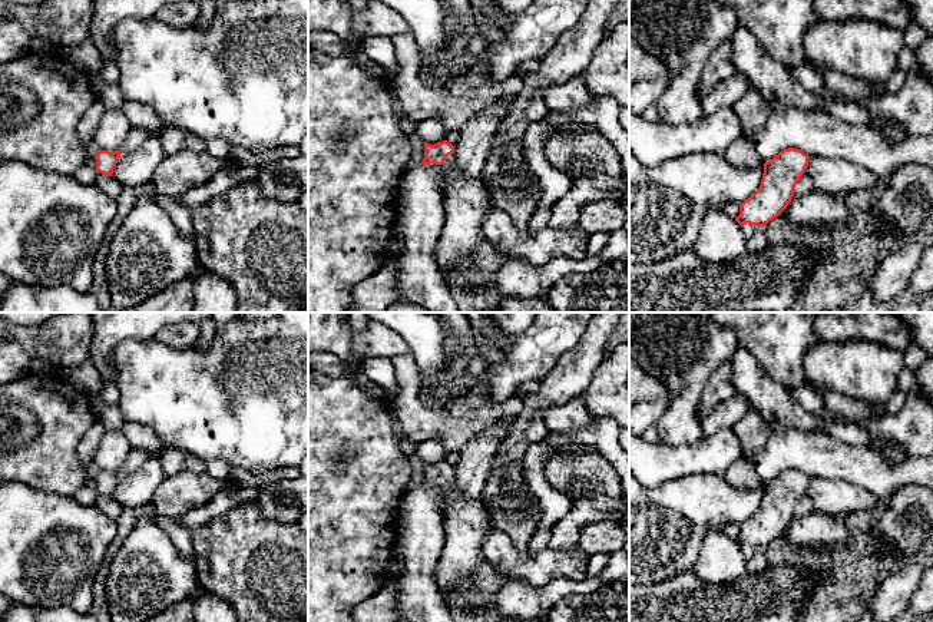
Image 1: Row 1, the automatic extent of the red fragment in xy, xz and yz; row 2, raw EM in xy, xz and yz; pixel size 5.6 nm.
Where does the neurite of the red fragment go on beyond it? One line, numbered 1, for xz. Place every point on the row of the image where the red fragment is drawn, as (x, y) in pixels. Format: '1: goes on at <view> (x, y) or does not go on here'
1: goes on at xz (467, 204)

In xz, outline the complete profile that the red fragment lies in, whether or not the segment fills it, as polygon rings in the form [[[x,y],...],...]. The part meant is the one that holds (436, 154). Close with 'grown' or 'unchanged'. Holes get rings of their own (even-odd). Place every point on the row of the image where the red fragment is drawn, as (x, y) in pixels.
[[[447,140],[424,143],[420,165],[443,165],[446,222],[436,247],[436,262],[441,269],[467,267],[484,242],[484,221],[492,211],[489,189],[482,178],[470,178],[456,169],[454,146]]]; grown

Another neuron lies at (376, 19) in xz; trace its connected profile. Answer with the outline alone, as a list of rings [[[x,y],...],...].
[[[370,0],[363,10],[353,13],[351,30],[353,39],[360,42],[368,36],[393,37],[408,33],[411,27],[394,9]]]

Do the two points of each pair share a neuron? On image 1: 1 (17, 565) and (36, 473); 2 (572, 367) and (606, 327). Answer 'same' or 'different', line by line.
1: different
2: same

